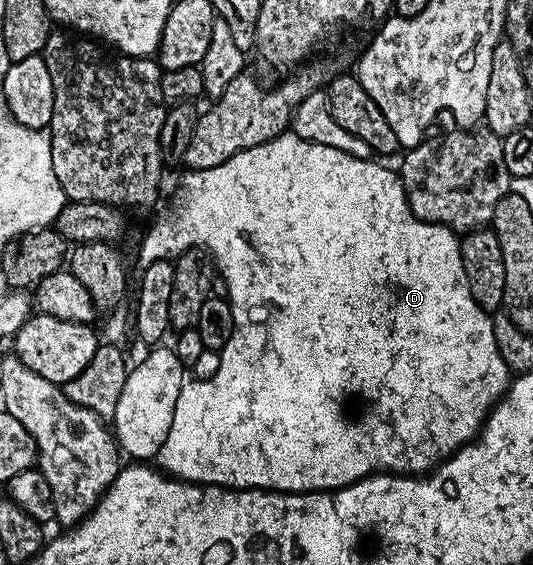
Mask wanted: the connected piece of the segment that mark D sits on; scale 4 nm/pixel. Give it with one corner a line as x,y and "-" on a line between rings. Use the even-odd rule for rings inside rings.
287,131
287,132
284,132
284,133
281,133
281,135
279,135
279,136
278,136
278,137
274,137
274,138
273,138
273,139
271,139
271,141
265,141
265,143
263,143
263,145
257,145
257,146
256,146
256,147
248,147
248,148
247,148
247,149
242,149
242,150
240,150
240,152
238,152
238,153
237,153
237,154
236,154
236,155
232,155
232,156
231,156
231,157
229,157
229,158
228,158
228,159
224,159
224,163
220,163
220,164
219,164
219,165
217,165
217,166
216,166
216,167
208,167
208,168
207,168
207,169
192,169
192,170
189,170
189,171
186,171
186,172
183,172
183,174
184,174
184,175
183,175
183,177
182,177
182,186
180,186
180,187
179,187
179,189
178,189
178,198
176,198
176,199
175,199
175,201
174,201
174,206
172,206
172,207
171,207
171,209
170,209
170,213
166,213
166,214
164,214
164,215
163,215
163,217
162,217
162,218
160,218
160,219
159,219
159,221
158,221
158,222
156,222
156,223
155,223
155,225
154,225
154,226
152,226
152,227
151,227
151,229
150,229
150,230
148,230
148,231
147,231
147,233
146,233
146,238
144,238
144,239
143,239
143,241
142,241
142,246
140,246
140,247
139,247
139,249
138,249
138,261
139,261
139,263
140,263
140,264
139,264
139,266
142,266
142,267
145,267
145,266
147,266
147,265
151,265
151,264
152,264
152,263
156,263
156,262
157,262
157,261
168,261
168,260
171,260
171,258
173,258
173,257
174,257
174,256
175,256
175,255
177,255
177,254
179,254
179,253
182,253
182,252
184,252
184,251
185,251
185,250
186,250
186,249
196,249
196,248
199,248
199,249
205,249
205,250
206,250
206,252
207,252
207,253
209,253
209,254
210,254
210,256
211,256
211,258
212,258
212,260
213,260
213,262
214,262
214,264
215,264
215,266
216,266
216,269
217,269
217,272
218,272
218,273
219,273
219,274
221,274
221,275
222,275
222,276
223,276
223,277
224,277
224,280
225,280
225,282
226,282
226,284
227,284
227,285
228,285
228,300
229,300
229,302
230,302
230,306
231,306
231,307
232,307
232,319
233,319
233,320
234,320
234,333
233,333
233,335
232,335
232,336
230,336
230,338
229,338
229,339
228,339
228,343
227,343
227,344
226,344
226,346
224,346
224,348
222,348
222,349
221,349
221,351
220,351
220,352
221,352
221,355
222,355
222,358
221,358
221,359
220,359
220,371
216,371
216,375
212,375
212,379
208,379
208,380
207,380
207,381
198,381
198,382
197,382
197,383
193,383
193,384
194,384
194,385
190,385
190,383
186,383
186,384
183,384
183,387
182,387
182,390
181,390
181,391
180,391
180,399
176,399
176,411
175,411
175,412
174,412
174,414
173,414
173,415
172,415
172,427
171,427
171,428
170,428
170,430
169,430
169,431
168,431
168,439
167,439
167,440
166,440
166,442
165,442
165,443
163,443
163,445
162,445
162,446
161,446
161,447
160,447
160,451
159,451
159,452
158,452
158,455
157,455
157,458
156,458
156,465
157,465
157,468
158,468
158,469
159,469
159,470
161,470
161,472
163,472
163,473
165,473
165,474
167,474
167,475
169,475
169,476
170,476
170,477
171,477
171,478
174,478
174,479
181,479
181,480
183,480
183,481
190,481
190,482
192,482
192,483
193,483
193,485
219,485
219,487
221,487
221,488
222,488
222,489
264,489
264,490
267,490
267,491
273,491
273,492
276,492
276,493
284,493
284,494
287,494
287,495
309,495
309,494
312,494
312,493
325,493
325,492
327,492
327,491
333,491
333,490
336,490
336,489
343,489
343,488
344,488
344,487
348,487
348,486
349,486
349,485
351,485
351,484
352,484
352,483
356,483
356,482
357,482
357,481
363,481
363,480
364,480
364,479
365,479
365,478
366,478
366,477
373,477
373,476
374,476
374,474
375,474
375,473
392,473
392,474
395,474
395,475
426,475
426,474
429,474
429,473
430,473
430,472
431,472
431,471
433,471
433,470
435,470
435,469
437,469
437,468
438,468
438,466
439,466
439,465
441,465
441,464
442,464
442,462
444,462
444,461
446,461
446,460
447,460
447,459
448,459
448,458
450,458
450,457
452,457
452,456
454,456
454,454
455,454
455,453
457,453
457,452
458,452
458,450
460,450
460,449
463,449
463,448
464,448
464,446
465,446
465,445
468,445
468,444
470,444
470,442
471,442
471,441
473,441
473,440
475,440
475,438
477,438
477,437
478,437
478,436
479,436
479,434
481,434
481,431
482,431
482,427
483,427
483,425
485,425
485,424
486,424
486,418
487,418
487,417
489,417
489,415
490,415
490,410
491,410
491,409
493,409
493,408
494,408
494,406
495,406
495,405
497,405
497,403
498,403
498,401
499,401
499,400
500,400
500,399
501,399
501,397
503,397
503,396
504,396
504,394
505,394
505,392
506,392
506,390
507,390
507,388
508,388
508,386
509,386
509,384
510,384
510,382
511,382
511,380
512,380
512,370
511,370
511,369
509,369
509,368
508,368
508,366
506,366
506,364
505,364
505,363
504,363
504,359
503,359
503,358
502,358
502,356
501,356
501,355
500,355
500,351
499,351
499,350
498,350
498,348
497,348
497,347
496,347
496,335
495,335
495,334
494,334
494,318
493,318
493,316
491,316
491,314
490,314
490,313
489,313
489,312
487,312
487,310
485,310
485,309
481,309
481,307
479,307
479,306
478,306
478,304
477,304
477,303
476,303
476,299
472,299
472,291
471,291
471,290
470,290
470,288
469,288
469,287
468,287
468,275
467,275
467,274
466,274
466,272
465,272
465,271
464,271
464,263
463,263
463,262
462,262
462,247
461,247
461,244
460,244
460,237
459,237
459,234
458,234
458,233
457,233
457,232
455,232
455,230
453,230
453,229
450,229
450,228
448,228
448,226
446,226
446,225
431,225
431,224
430,224
430,222
428,222
428,221
422,221
422,220
420,220
420,219
419,219
419,217
416,217
416,216
414,216
414,213
413,213
413,212
412,212
412,210
411,210
411,209
410,209
410,204
409,204
409,203
408,203
408,199
407,199
407,198
406,198
406,189
405,189
405,187
404,187
404,186
403,186
403,185
402,185
402,178
401,178
401,176
399,176
399,174
398,174
398,173
397,173
397,172
395,172
395,170
394,170
394,173
393,173
393,171
392,171
392,170
390,170
390,169
389,169
389,167
388,167
388,166
386,166
386,165
381,165
381,163
380,163
380,162
378,162
378,161
374,161
374,160
378,160
378,159
367,159
367,158
365,158
365,157
353,157
353,156
352,156
352,155
348,155
348,154
347,154
347,153
345,153
345,152
344,152
344,151
336,151
336,147
324,147
324,146
323,146
323,145
321,145
321,144
320,144
320,143
312,143
312,142
311,142
311,141
309,141
309,140
308,140
308,139
300,139
300,135
296,135
296,134
295,134
295,133
294,133
294,132
293,132
293,131

